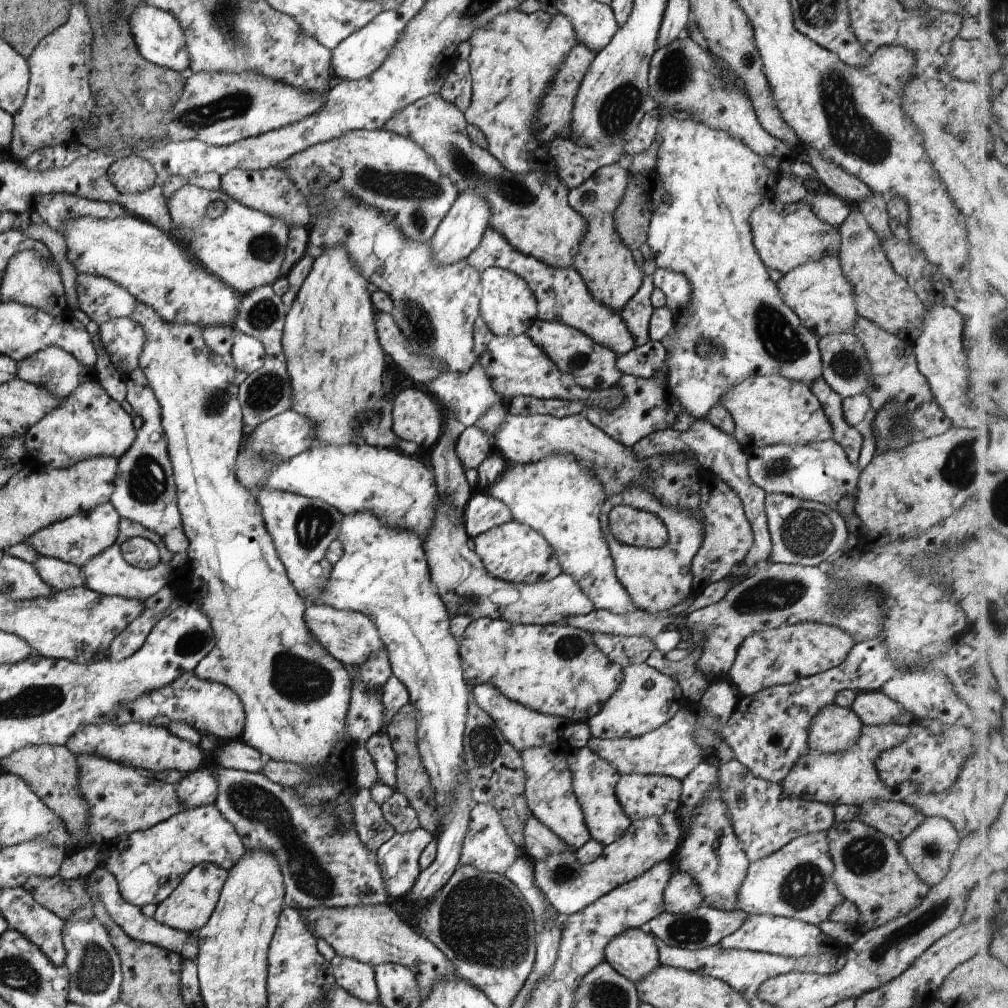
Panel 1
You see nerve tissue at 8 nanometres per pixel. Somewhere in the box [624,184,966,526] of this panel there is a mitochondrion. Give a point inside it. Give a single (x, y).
(782, 343)

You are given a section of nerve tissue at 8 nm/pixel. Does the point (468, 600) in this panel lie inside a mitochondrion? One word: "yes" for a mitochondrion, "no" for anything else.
yes

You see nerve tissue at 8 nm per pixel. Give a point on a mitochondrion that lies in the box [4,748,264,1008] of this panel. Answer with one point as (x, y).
(95, 973)

